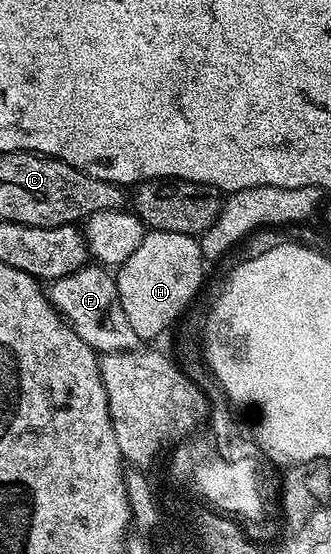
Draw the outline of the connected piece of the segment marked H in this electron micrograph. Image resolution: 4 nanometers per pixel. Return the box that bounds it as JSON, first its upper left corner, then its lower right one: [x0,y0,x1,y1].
[115,231,207,342]

